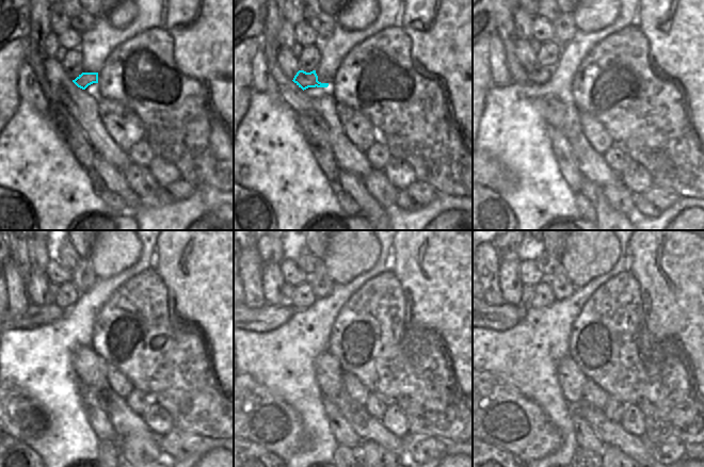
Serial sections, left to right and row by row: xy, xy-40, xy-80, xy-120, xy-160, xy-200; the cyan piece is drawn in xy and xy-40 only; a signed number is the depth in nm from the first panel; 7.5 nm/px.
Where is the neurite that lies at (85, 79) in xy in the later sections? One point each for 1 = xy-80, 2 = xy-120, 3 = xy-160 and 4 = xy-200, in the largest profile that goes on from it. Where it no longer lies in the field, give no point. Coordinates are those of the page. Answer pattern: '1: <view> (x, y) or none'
1: xy-80 (538, 75)
2: xy-120 (36, 315)
3: xy-160 (268, 318)
4: xy-200 (501, 318)

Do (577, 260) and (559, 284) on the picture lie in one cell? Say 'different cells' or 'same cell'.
different cells

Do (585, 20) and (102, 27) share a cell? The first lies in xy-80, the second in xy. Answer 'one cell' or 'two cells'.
two cells

